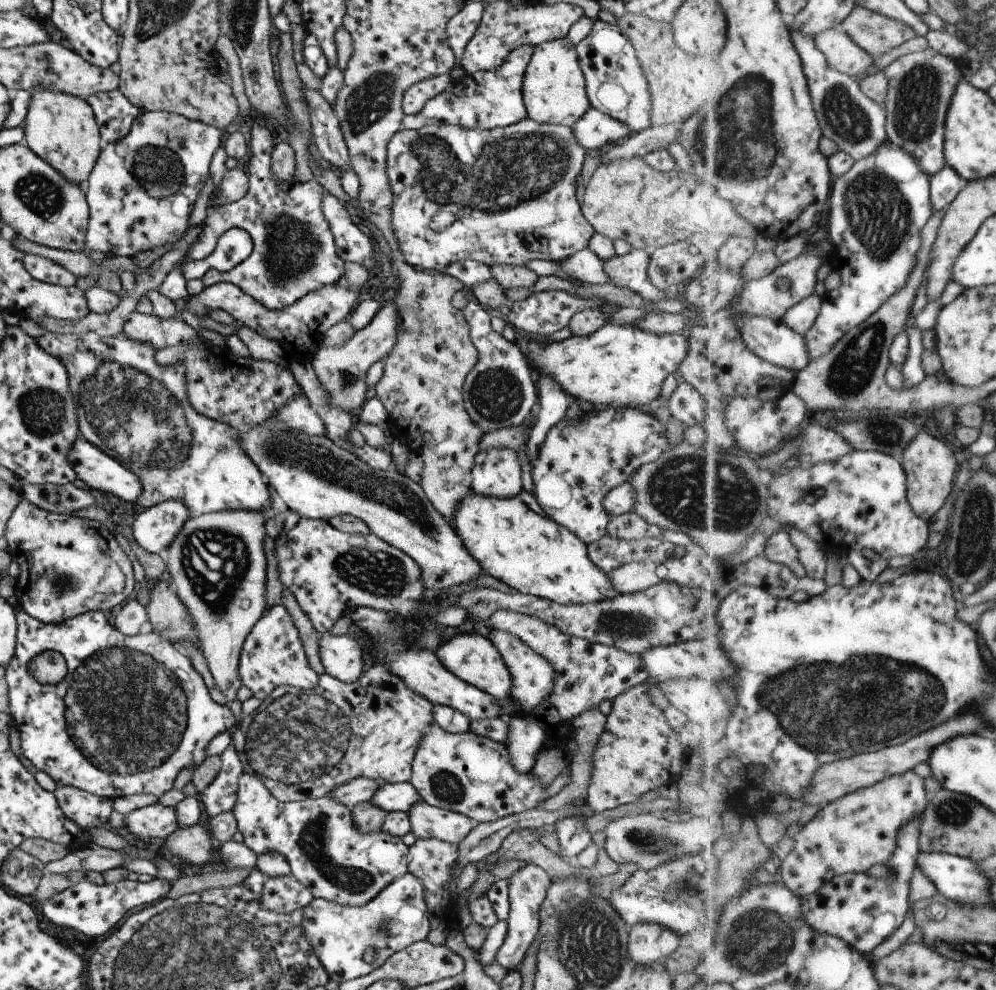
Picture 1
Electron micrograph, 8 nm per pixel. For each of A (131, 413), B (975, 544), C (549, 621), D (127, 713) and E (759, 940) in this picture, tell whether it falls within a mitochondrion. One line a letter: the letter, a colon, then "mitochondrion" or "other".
A: mitochondrion
B: mitochondrion
C: other
D: mitochondrion
E: mitochondrion

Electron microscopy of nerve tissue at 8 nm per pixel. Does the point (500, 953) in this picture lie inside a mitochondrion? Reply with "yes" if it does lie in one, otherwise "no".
no

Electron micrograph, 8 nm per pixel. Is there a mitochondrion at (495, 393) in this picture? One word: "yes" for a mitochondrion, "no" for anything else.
yes

